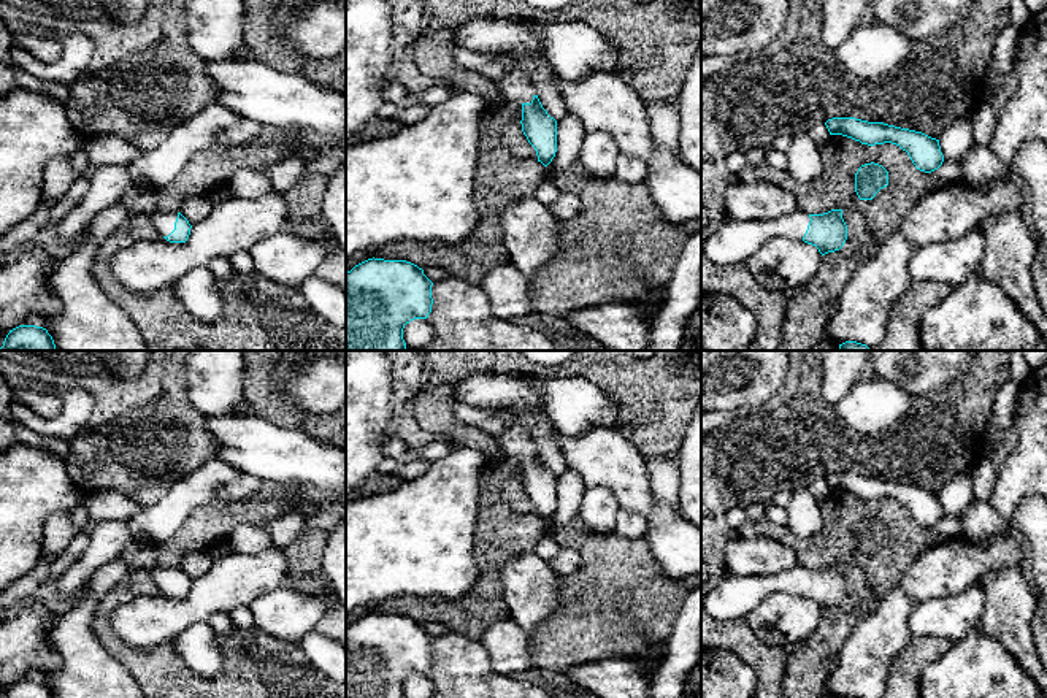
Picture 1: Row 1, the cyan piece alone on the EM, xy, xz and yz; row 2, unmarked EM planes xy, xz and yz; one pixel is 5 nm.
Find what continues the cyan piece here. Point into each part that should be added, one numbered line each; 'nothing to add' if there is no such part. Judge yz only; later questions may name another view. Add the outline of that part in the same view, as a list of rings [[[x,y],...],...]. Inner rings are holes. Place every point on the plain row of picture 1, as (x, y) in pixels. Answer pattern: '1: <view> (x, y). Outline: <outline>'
1: yz (733, 597). Outline: [[[796,566],[779,574],[739,576],[727,573],[706,595],[704,611],[715,620],[744,619],[771,592],[803,595],[811,574]]]

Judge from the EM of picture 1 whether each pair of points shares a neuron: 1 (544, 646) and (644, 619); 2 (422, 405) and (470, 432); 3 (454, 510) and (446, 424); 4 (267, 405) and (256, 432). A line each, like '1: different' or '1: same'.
1: same
2: same
3: different
4: different

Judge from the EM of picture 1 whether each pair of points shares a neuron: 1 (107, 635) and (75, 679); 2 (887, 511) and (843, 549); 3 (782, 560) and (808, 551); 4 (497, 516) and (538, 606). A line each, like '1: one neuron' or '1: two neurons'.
1: two neurons
2: one neuron
3: two neurons
4: two neurons

